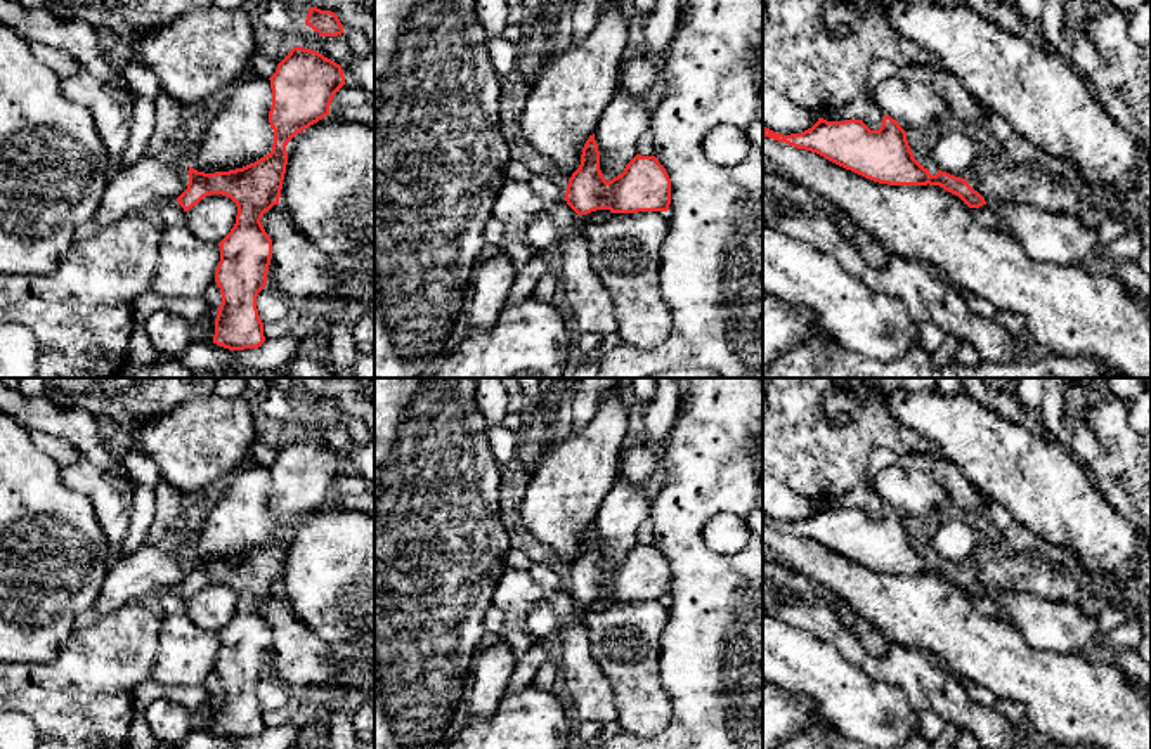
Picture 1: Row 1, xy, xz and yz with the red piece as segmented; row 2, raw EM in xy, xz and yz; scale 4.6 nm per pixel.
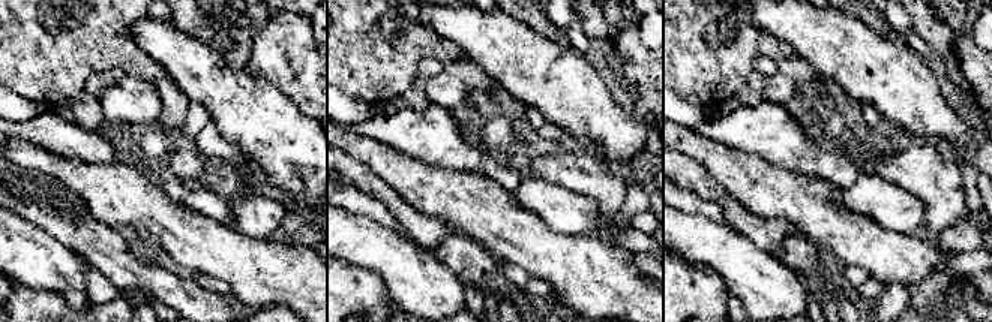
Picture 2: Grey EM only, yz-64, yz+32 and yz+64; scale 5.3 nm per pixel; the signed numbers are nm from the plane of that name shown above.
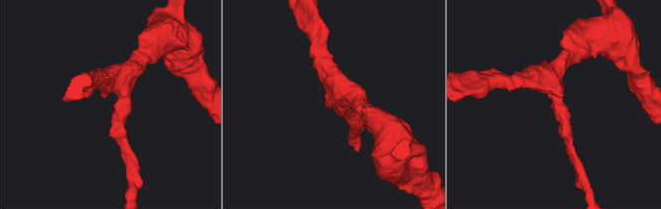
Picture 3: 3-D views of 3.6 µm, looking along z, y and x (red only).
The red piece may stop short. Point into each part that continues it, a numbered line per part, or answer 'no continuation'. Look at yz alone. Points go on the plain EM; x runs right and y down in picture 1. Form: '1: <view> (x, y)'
no continuation

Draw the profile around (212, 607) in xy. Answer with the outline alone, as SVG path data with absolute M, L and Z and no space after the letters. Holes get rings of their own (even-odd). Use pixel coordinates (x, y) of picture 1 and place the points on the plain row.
M211 583L185 600L185 614L198 628L218 633L234 615L236 603L237 595L231 586Z

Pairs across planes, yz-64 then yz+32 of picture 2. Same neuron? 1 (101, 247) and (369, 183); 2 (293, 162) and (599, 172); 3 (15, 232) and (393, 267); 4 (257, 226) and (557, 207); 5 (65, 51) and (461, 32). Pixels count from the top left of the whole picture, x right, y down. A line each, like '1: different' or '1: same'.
1: different
2: different
3: same
4: same
5: different

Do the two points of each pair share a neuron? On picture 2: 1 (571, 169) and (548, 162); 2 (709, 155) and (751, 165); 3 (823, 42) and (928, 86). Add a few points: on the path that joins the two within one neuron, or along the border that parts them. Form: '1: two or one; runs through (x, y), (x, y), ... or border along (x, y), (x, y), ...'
1: one; runs through (565, 168), (554, 168)
2: one; runs through (719, 160), (724, 165), (740, 165)
3: one; runs through (848, 51), (865, 65), (892, 77), (902, 86)

